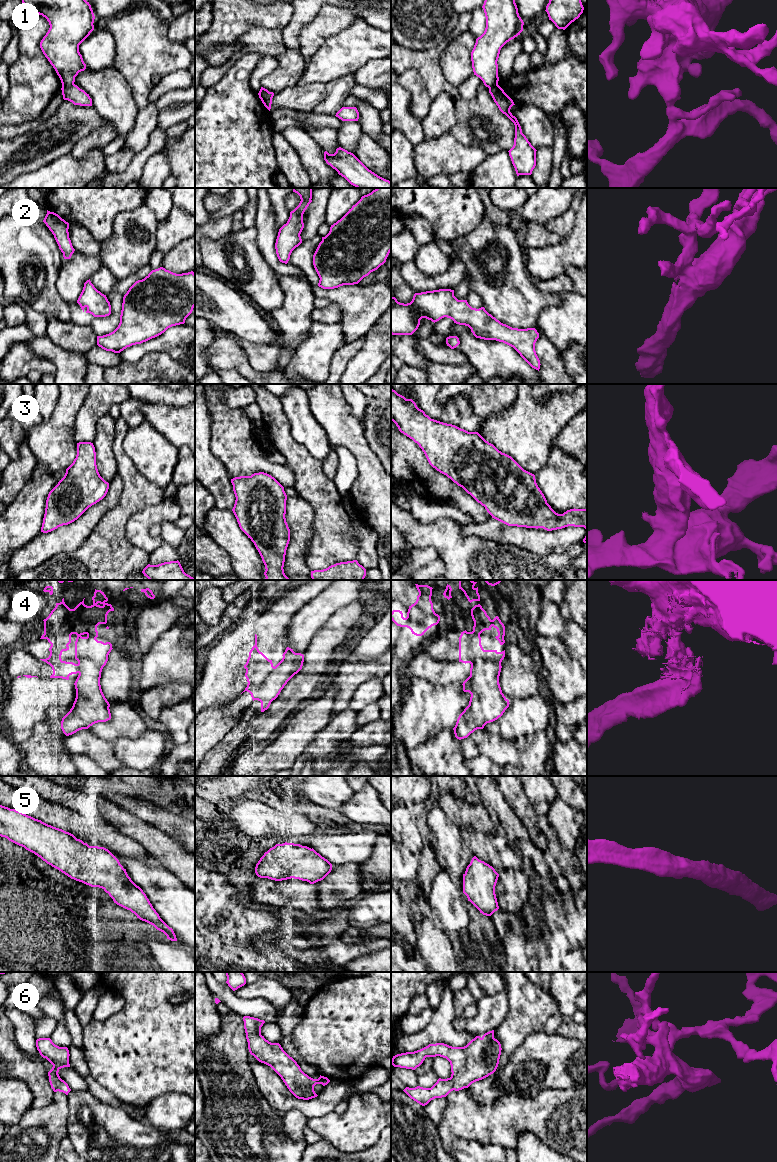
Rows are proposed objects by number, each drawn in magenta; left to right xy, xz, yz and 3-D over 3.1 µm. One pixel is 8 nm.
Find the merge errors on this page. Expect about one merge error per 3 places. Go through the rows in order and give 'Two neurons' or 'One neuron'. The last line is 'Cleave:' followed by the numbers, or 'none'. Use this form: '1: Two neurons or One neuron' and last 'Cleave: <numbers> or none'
1: Two neurons
2: One neuron
3: One neuron
4: Two neurons
5: One neuron
6: One neuron
Cleave: 1, 4

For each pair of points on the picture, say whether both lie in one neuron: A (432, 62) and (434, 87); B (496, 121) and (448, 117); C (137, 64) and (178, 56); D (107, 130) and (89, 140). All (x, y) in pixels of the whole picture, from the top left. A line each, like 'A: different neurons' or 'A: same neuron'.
A: same neuron
B: different neurons
C: same neuron
D: same neuron

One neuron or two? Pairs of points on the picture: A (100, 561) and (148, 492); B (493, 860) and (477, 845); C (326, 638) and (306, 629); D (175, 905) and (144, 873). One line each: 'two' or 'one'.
A: one
B: one
C: two
D: one

